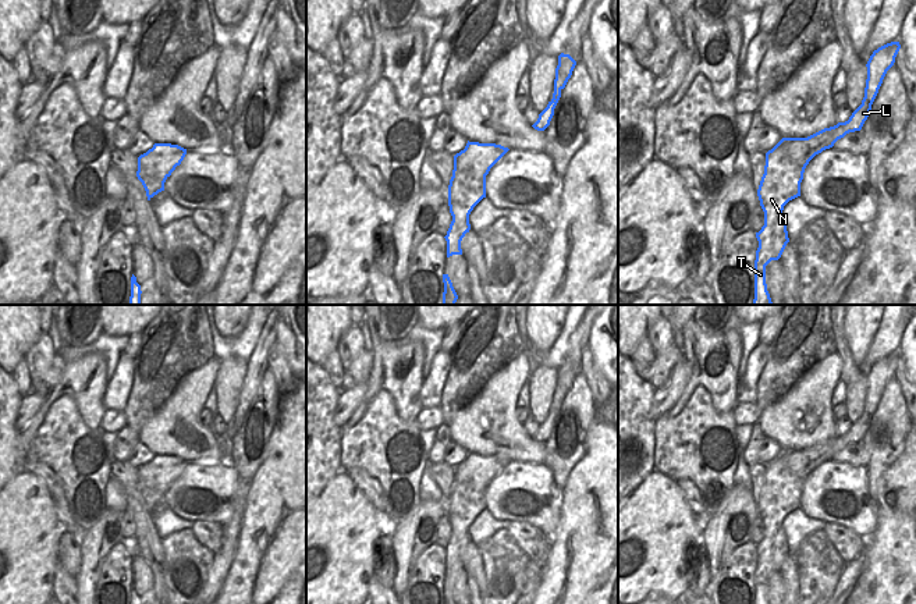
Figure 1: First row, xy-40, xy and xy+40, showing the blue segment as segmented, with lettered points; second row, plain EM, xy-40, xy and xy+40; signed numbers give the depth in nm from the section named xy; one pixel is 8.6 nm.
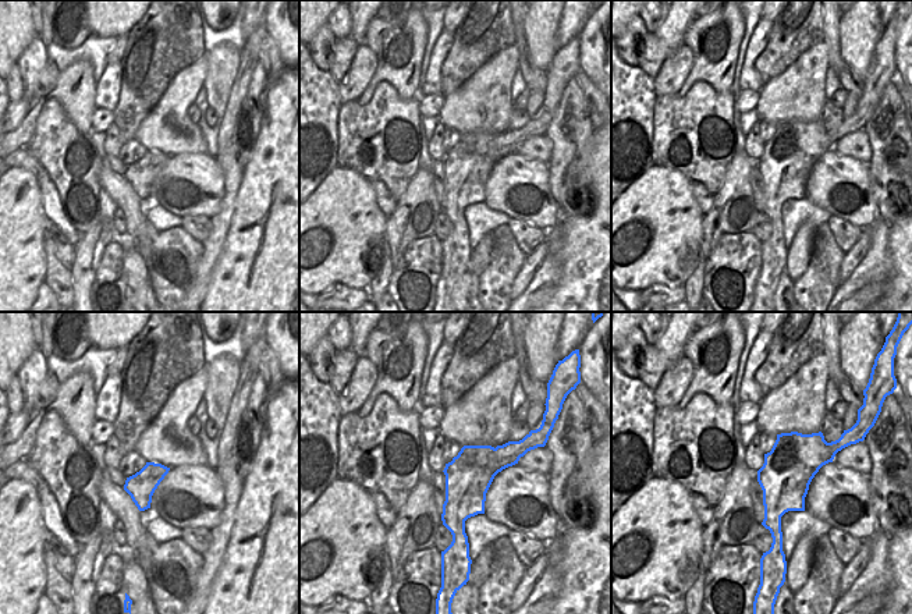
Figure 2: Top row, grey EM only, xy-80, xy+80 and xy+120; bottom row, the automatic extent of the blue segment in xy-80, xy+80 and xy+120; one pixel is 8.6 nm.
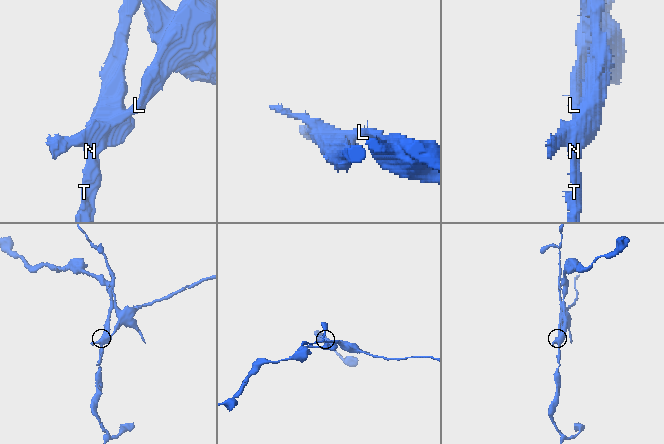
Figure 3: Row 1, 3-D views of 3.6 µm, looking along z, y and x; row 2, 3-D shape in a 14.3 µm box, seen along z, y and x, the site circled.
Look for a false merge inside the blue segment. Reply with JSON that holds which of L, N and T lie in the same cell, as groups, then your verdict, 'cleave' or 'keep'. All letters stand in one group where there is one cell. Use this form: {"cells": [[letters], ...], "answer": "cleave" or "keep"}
{"cells": [["L"], ["N", "T"]], "answer": "cleave"}

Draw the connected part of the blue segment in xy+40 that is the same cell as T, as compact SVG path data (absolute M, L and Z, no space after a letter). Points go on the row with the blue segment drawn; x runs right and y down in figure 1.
M782 138L766 153L764 174L757 189L764 225L756 232L759 248L755 260L753 305L773 305L766 284L766 266L778 260L789 242L782 210L789 200L800 196L800 182L809 164L807 160L791 157L784 149L791 139L800 138Z

